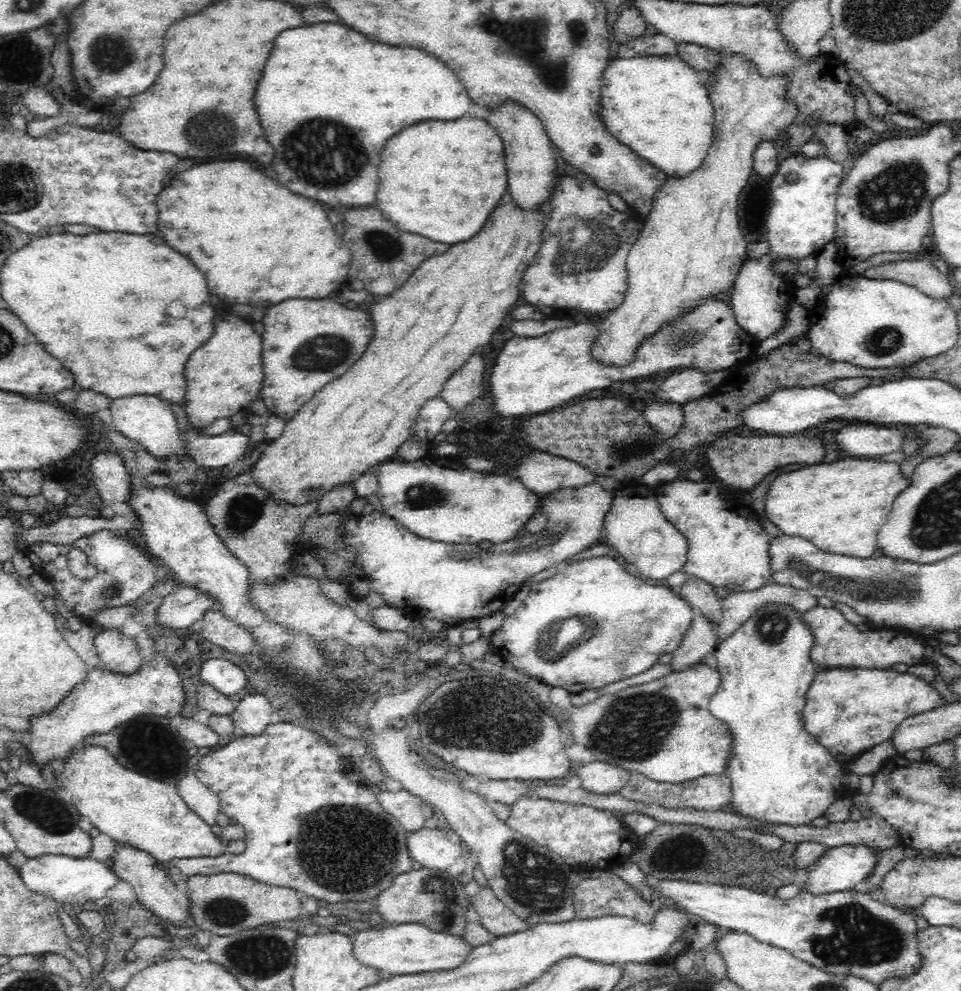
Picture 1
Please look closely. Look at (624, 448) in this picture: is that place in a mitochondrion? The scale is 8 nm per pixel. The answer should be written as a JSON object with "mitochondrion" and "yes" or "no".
{"mitochondrion":"yes"}

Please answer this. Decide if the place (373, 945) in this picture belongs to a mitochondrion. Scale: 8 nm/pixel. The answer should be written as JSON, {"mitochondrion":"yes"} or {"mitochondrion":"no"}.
{"mitochondrion":"no"}

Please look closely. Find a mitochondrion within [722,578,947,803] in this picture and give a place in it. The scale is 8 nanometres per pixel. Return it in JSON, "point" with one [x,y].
{"point":[772,624]}

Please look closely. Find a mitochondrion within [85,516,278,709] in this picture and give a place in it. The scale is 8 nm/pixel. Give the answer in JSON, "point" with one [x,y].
{"point":[111,591]}

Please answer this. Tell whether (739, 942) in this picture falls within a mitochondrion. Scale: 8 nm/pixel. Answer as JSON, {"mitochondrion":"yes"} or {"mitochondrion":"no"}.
{"mitochondrion":"no"}

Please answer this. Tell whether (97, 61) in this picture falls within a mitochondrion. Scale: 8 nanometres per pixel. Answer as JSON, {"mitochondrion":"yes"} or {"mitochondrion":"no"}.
{"mitochondrion":"yes"}

